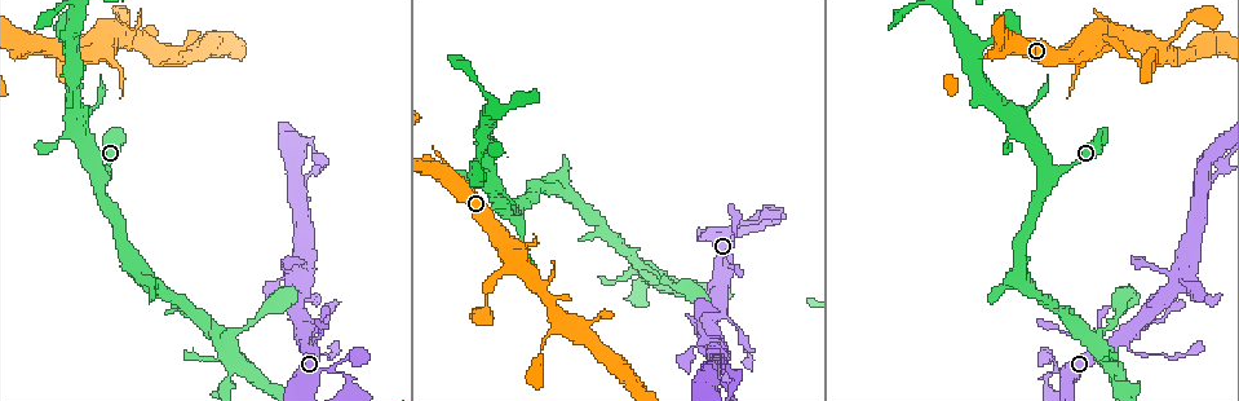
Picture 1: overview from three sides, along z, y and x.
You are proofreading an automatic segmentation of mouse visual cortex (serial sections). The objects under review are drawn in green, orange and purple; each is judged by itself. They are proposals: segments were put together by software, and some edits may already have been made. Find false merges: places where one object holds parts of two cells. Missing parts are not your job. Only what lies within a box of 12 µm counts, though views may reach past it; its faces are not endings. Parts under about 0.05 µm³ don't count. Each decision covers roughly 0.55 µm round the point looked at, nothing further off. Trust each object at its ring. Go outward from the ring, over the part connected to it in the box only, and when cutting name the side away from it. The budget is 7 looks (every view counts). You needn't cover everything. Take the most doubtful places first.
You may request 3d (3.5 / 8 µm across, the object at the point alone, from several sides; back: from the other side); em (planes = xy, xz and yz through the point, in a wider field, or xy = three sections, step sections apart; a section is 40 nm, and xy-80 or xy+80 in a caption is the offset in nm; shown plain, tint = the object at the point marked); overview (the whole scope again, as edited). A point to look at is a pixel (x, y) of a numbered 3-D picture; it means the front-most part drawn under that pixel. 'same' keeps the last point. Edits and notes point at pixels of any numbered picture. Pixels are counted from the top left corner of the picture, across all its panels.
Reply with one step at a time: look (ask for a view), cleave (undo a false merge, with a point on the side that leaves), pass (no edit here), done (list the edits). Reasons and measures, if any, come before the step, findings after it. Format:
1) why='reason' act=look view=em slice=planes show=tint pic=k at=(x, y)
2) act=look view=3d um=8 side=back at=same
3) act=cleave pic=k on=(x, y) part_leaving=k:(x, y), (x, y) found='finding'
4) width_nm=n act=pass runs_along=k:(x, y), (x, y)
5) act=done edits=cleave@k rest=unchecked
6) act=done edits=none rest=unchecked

why='narrows sharply' act=look view=3d um=3.5 pic=1 at=(482, 311)

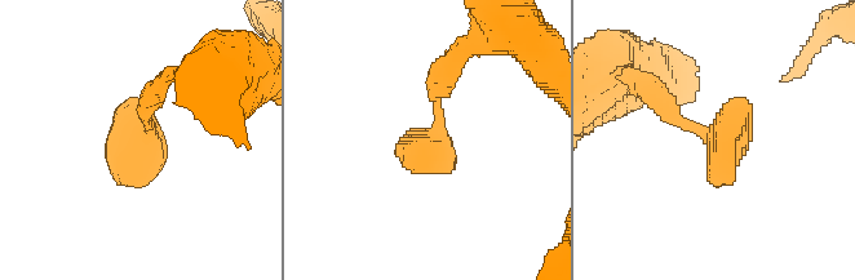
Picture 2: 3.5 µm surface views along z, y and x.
act=look view=em slice=xy step=3 show=tint pic=2 at=(145, 144)

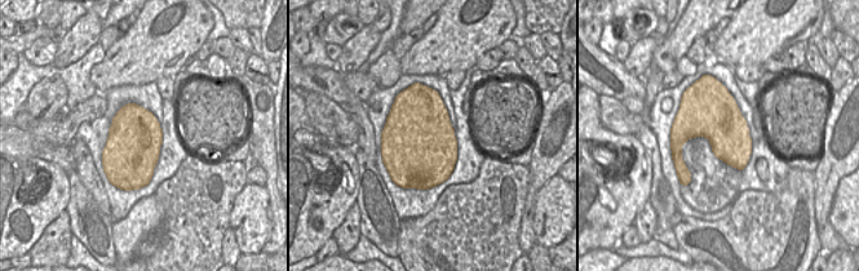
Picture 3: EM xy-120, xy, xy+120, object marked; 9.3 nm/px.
act=look view=em slice=planes show=tint at=same

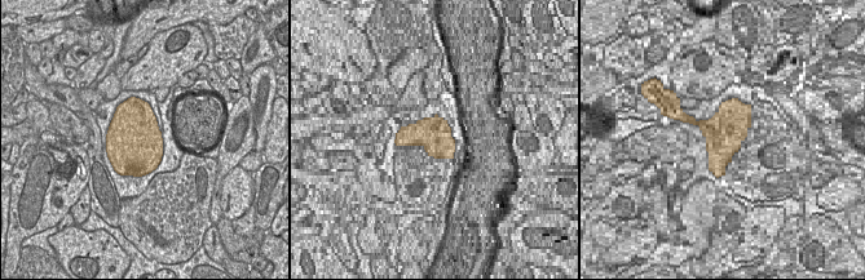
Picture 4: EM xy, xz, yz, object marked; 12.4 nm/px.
act=pass found='one cell here'

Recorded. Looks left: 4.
why='sharp bend' act=look view=em slice=xy step=2 show=tint pic=1 at=(289, 275)

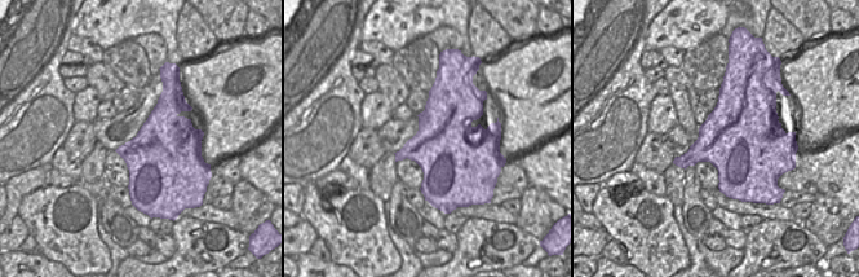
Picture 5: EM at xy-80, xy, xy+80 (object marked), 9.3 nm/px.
why='see where the arms go' act=look view=3d um=3.5 at=same

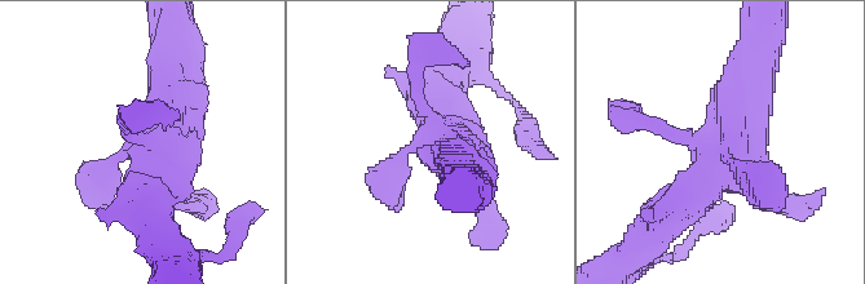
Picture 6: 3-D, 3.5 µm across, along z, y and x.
act=pass runs_along=6:(665, 218), (741, 143), (754, 76) found='continuous, no second cell'

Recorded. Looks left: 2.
why='thick turns thin' act=look view=3d um=3.5 pic=1 at=(258, 317)

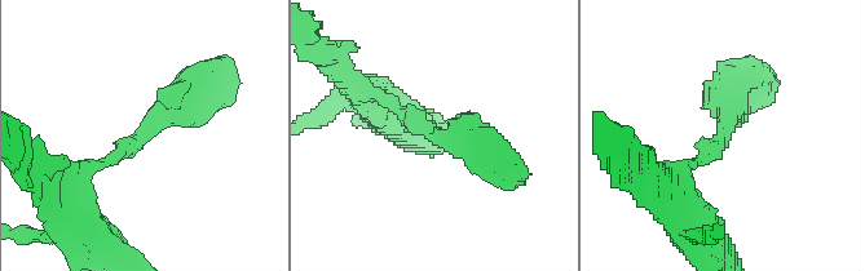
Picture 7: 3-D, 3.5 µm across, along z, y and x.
arm_widths_nm=150,400 act=look view=em slice=planes show=tint pic=7 at=(719, 136)

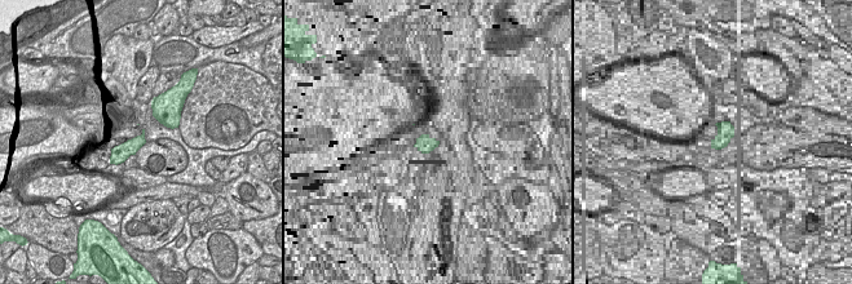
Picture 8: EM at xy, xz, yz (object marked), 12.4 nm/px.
act=pass runs_along=7:(73, 177), (137, 142), (201, 83) found='continuous, no second cell'

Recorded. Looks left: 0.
act=done edits=none rest=unchecked

